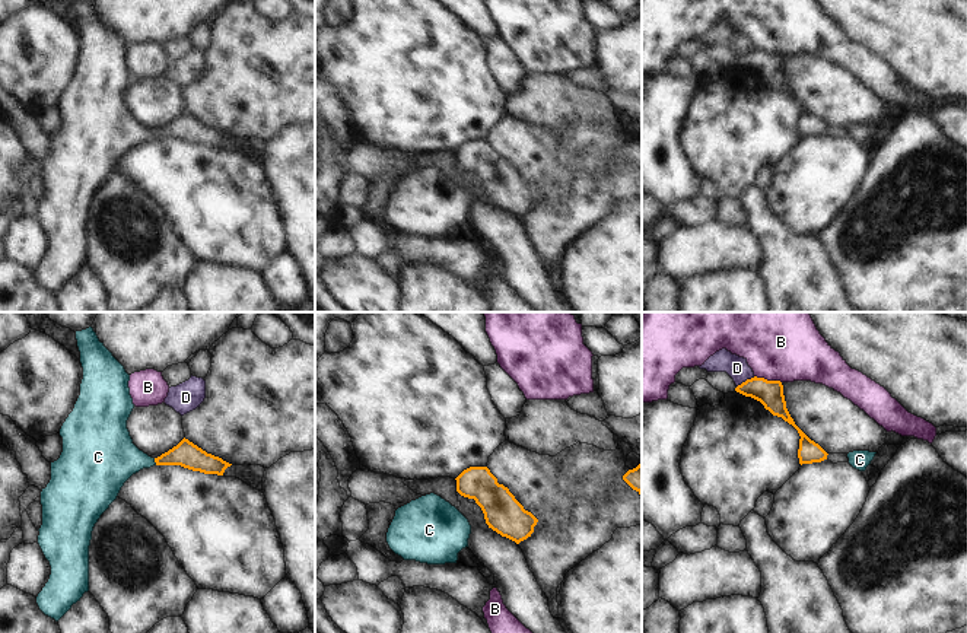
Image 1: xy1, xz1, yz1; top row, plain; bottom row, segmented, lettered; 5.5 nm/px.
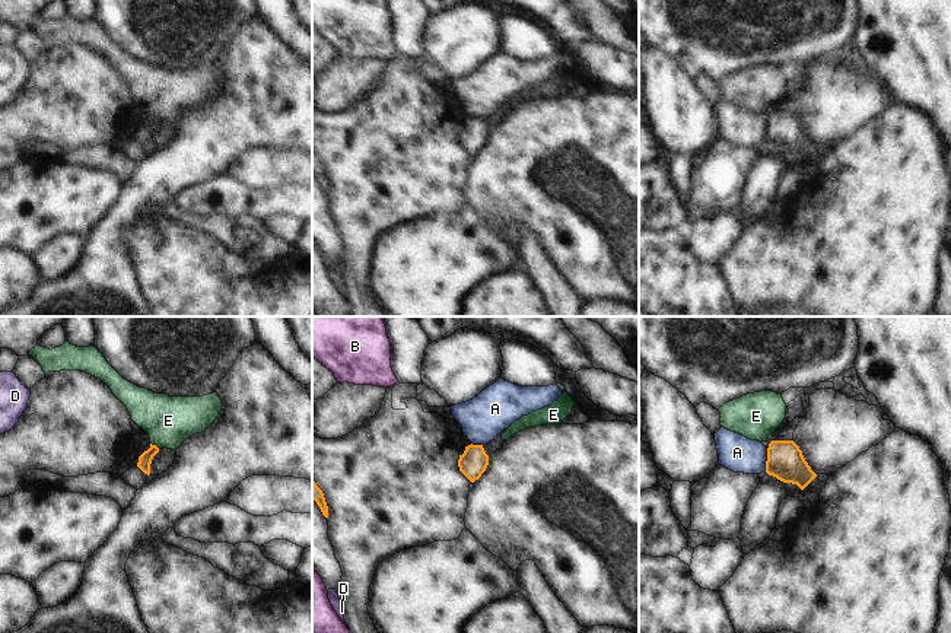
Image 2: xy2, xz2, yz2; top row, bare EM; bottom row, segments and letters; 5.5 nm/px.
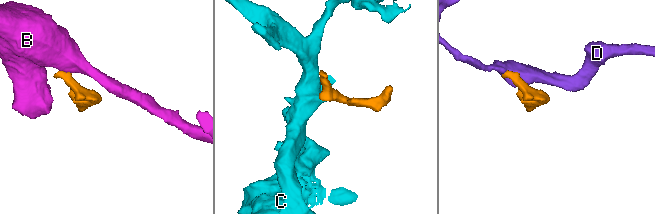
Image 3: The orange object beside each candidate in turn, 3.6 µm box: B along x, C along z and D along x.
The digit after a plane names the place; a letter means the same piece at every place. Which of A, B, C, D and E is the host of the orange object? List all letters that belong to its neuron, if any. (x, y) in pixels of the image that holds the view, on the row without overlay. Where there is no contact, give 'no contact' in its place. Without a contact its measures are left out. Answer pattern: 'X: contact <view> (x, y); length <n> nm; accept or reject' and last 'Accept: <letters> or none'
A: contact yz2 (766, 134); length 130 nm; reject
B: contact yz1 (766, 53); length 160 nm; reject
C: contact xy1 (155, 134); length 40 nm; accept
D: contact yz1 (746, 54); length 120 nm; reject
E: contact xy2 (155, 118); length 70 nm; reject
Accept: C

